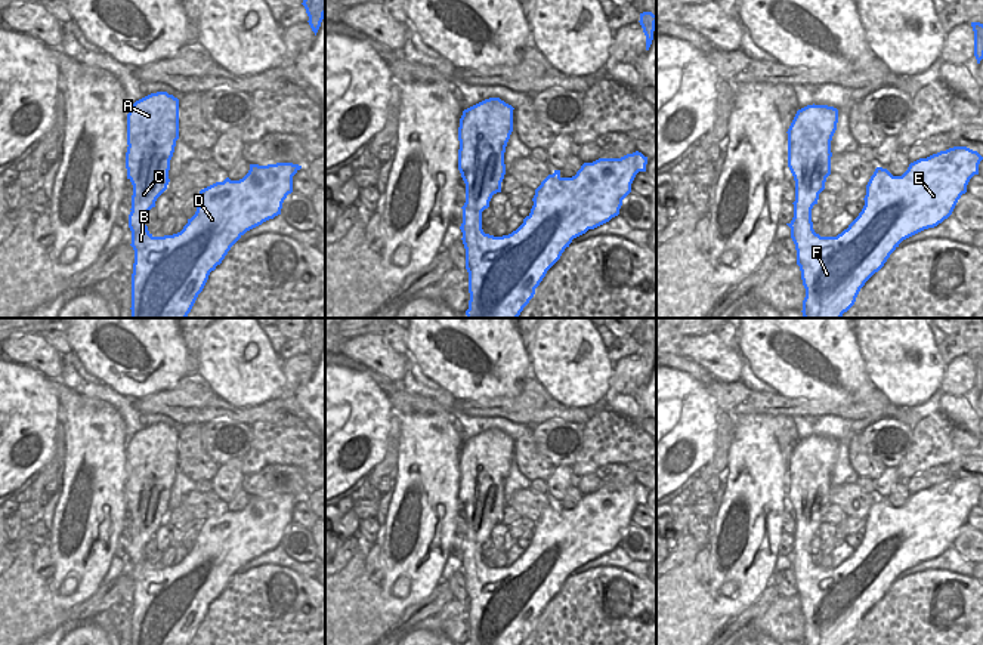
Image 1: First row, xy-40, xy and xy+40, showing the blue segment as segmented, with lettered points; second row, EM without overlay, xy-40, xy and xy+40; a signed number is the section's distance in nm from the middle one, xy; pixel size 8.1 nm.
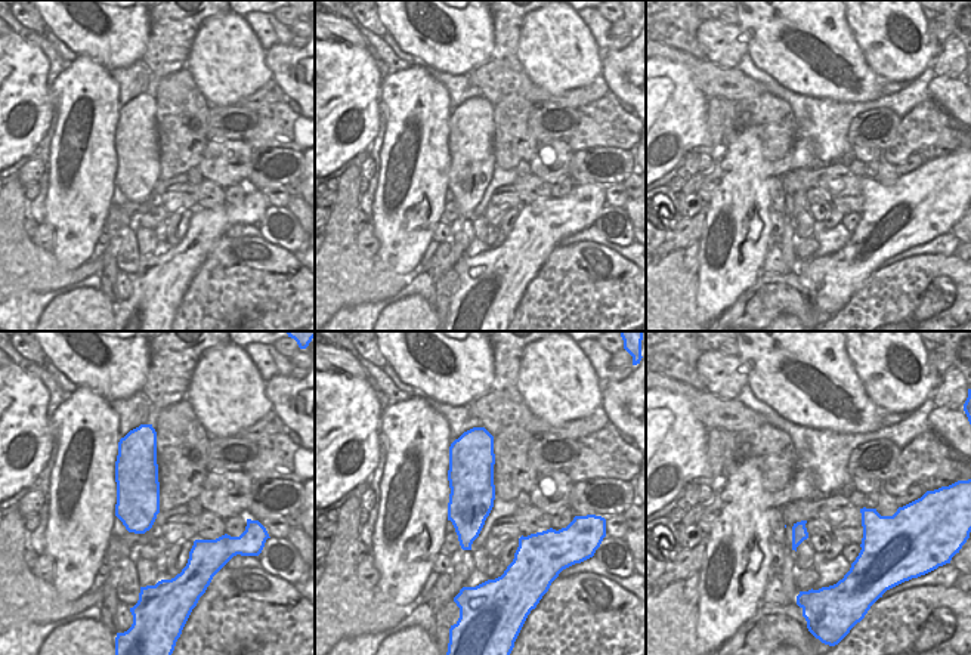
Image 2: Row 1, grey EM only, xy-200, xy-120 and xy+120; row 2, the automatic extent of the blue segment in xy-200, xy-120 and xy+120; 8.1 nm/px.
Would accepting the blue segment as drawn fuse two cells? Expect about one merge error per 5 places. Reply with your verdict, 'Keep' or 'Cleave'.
Keep

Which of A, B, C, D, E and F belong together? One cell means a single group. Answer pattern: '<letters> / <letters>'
A B C D E F

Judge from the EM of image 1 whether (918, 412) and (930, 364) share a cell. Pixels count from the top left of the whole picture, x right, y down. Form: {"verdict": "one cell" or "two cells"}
{"verdict": "two cells"}

